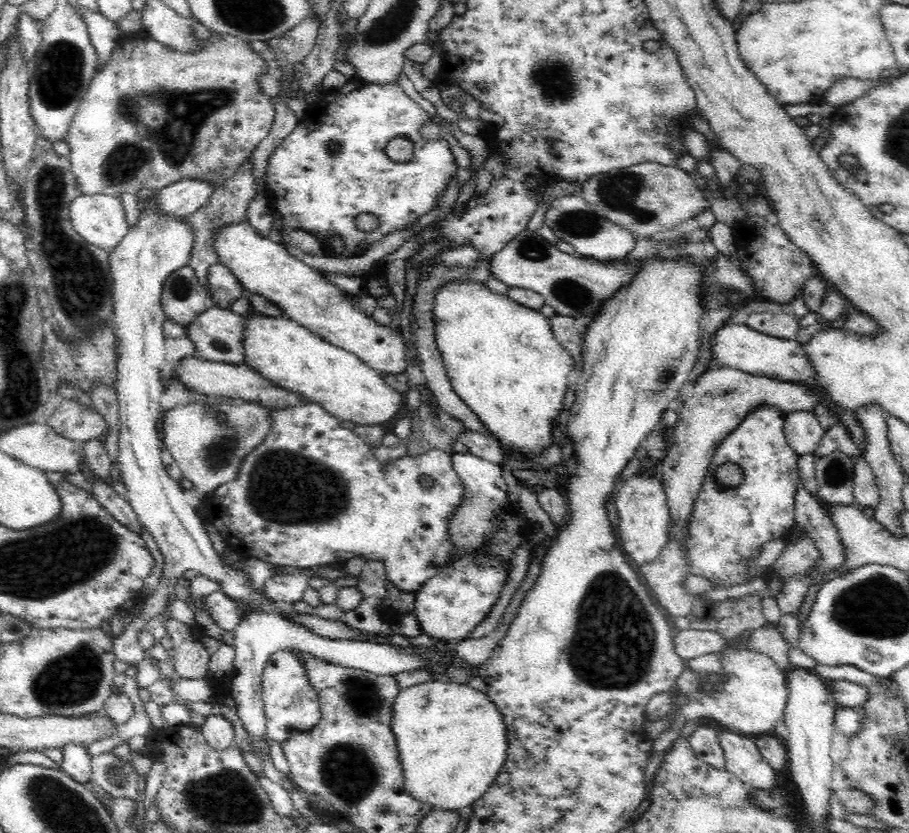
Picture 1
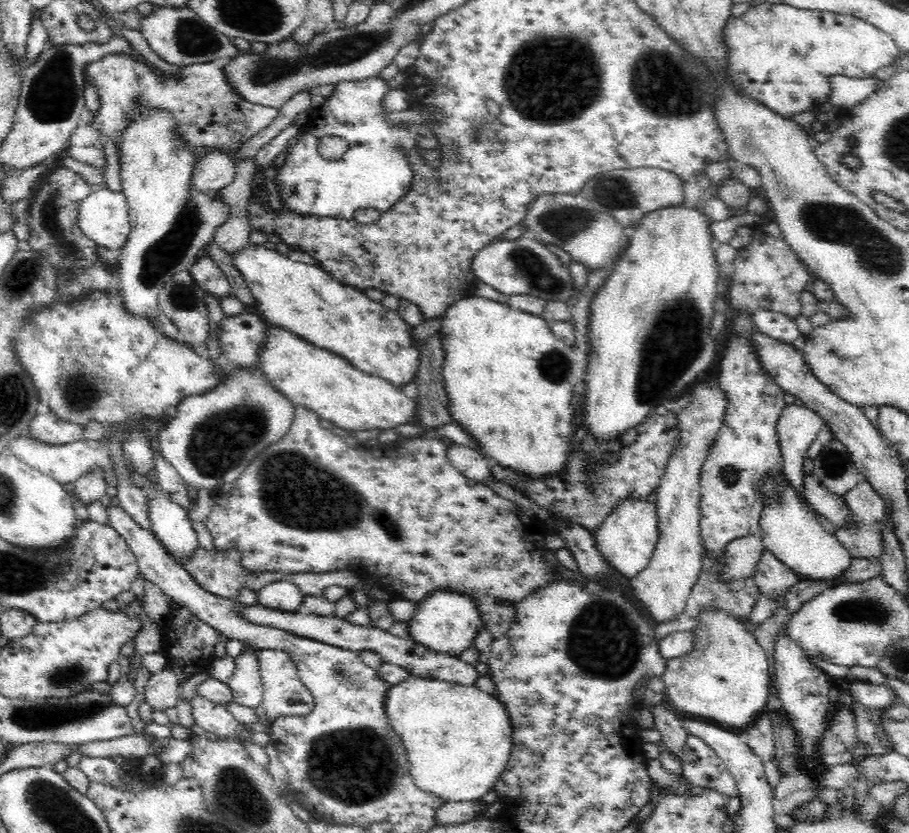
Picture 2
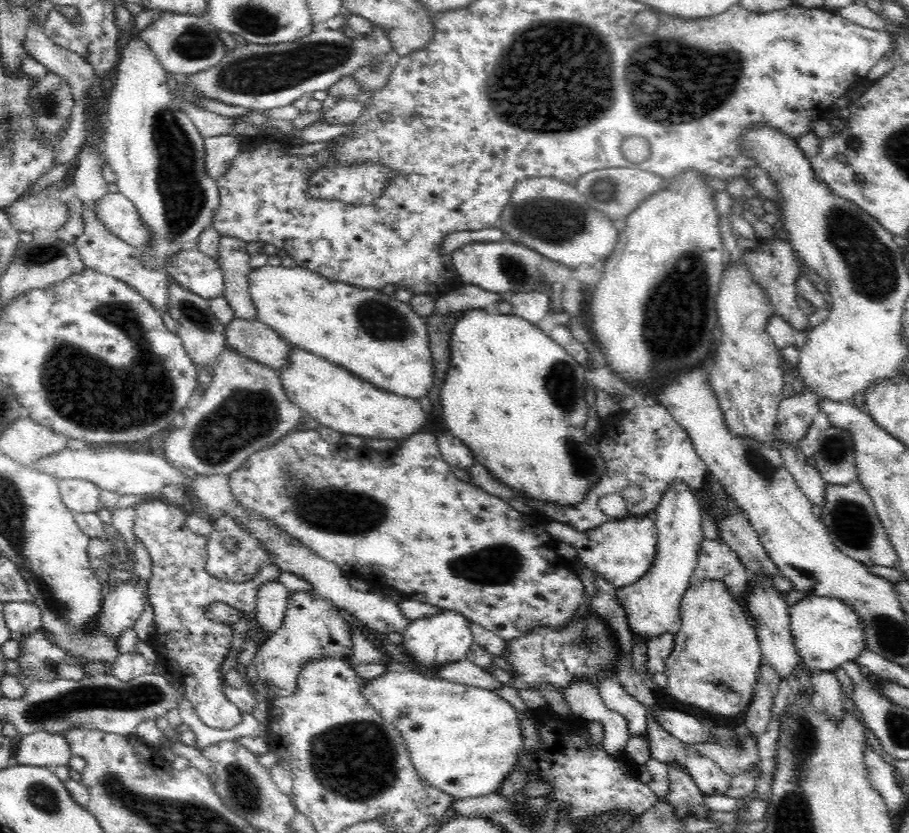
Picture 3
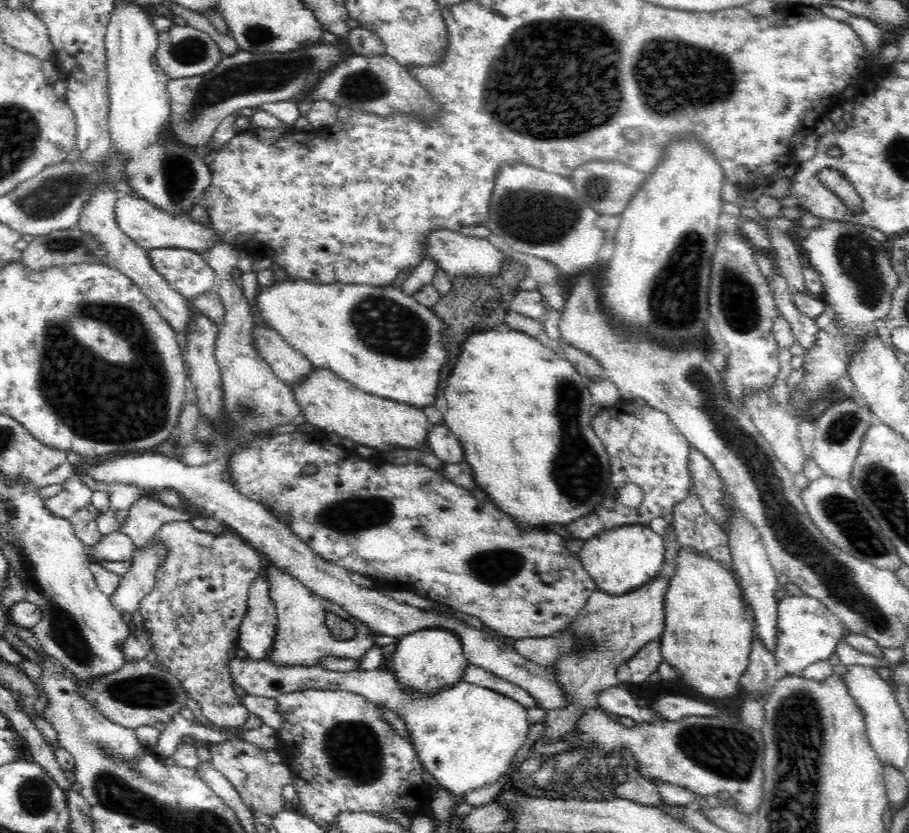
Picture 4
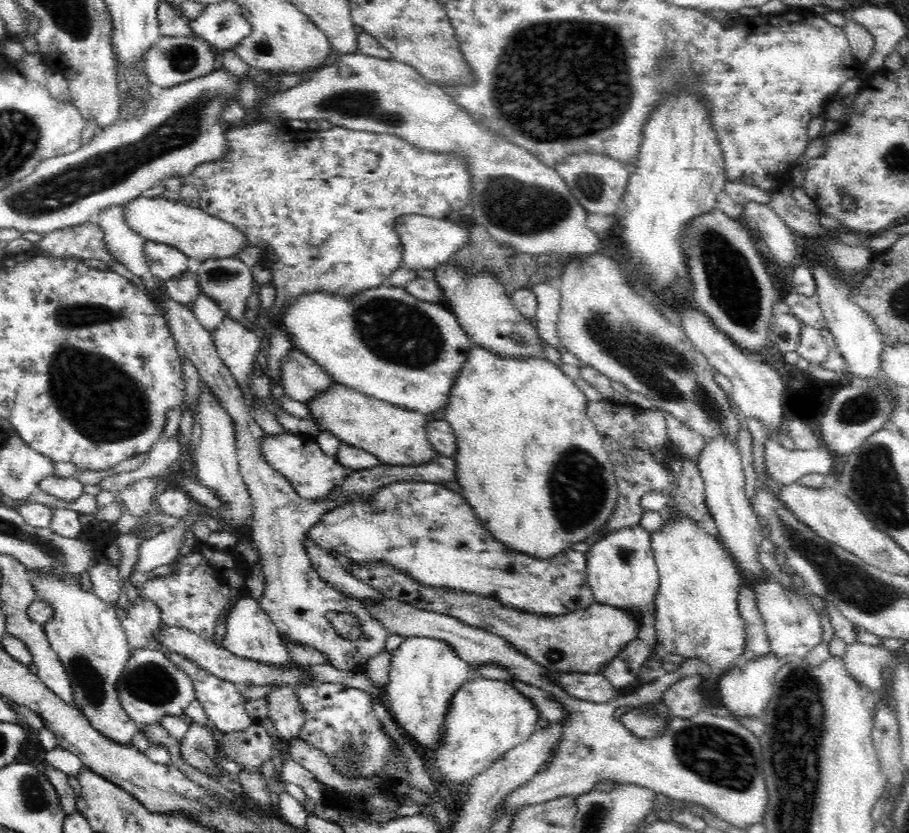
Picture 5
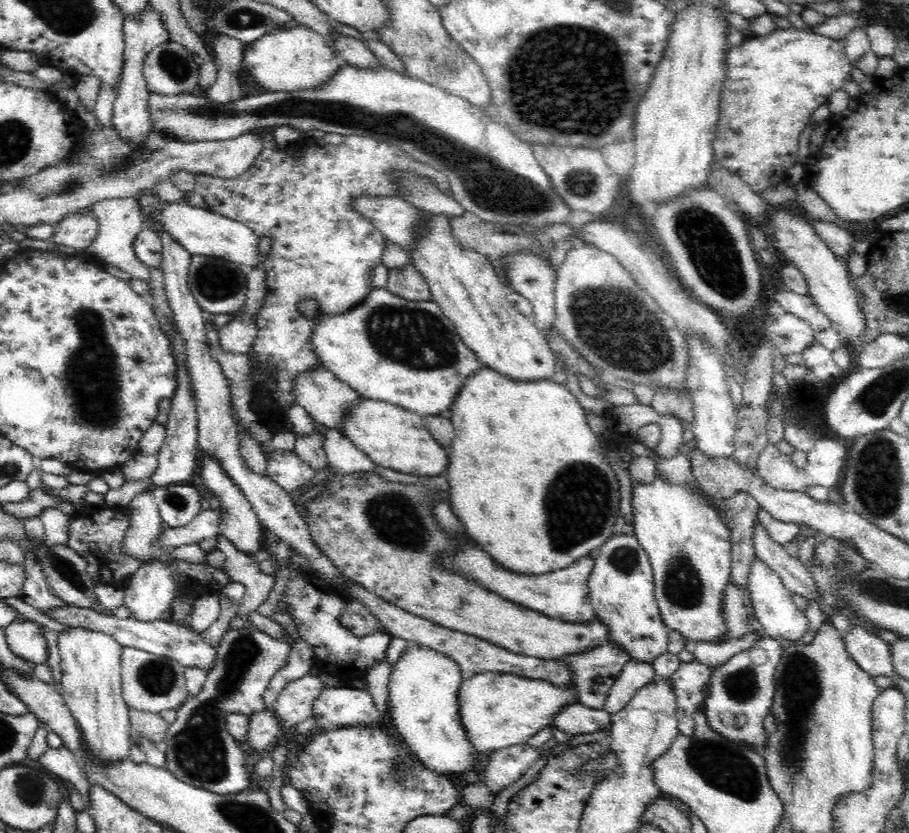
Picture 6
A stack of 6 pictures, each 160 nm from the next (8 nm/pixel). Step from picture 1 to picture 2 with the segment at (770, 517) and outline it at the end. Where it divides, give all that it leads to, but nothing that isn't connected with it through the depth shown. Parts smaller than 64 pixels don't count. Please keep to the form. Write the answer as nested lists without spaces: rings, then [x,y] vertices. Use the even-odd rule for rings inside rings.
[[[736,310],[734,330],[730,342],[720,362],[719,386],[729,399],[726,417],[722,429],[718,432],[710,454],[702,464],[700,474],[701,486],[701,526],[704,554],[716,556],[716,567],[724,563],[726,546],[736,538],[760,534],[760,514],[766,508],[765,496],[761,494],[758,484],[764,478],[785,476],[782,453],[778,444],[777,421],[786,408],[787,393],[770,375],[762,369],[749,336],[756,331],[753,325],[753,313]],[[728,467],[737,473],[735,483],[726,483],[721,474]]]

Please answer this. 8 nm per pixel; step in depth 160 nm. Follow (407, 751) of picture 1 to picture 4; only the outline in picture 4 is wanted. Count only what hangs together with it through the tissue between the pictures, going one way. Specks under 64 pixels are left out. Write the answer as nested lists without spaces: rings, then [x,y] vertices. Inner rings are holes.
[[[265,658],[228,660],[232,682],[248,695],[277,698],[287,692],[346,690],[367,698],[372,704],[389,708],[404,720],[409,740],[422,766],[434,776],[438,785],[452,794],[466,794],[490,786],[512,766],[516,752],[530,732],[527,707],[496,690],[458,681],[435,693],[414,693],[406,689],[390,667],[374,670],[356,669],[337,672],[321,666],[278,666]]]

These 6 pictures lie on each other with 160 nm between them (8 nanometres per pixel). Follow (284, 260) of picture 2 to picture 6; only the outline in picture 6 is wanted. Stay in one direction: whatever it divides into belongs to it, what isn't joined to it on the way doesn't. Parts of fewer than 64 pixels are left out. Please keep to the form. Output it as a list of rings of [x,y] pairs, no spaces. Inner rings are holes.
[[[386,288],[372,289],[360,304],[350,310],[338,314],[321,312],[313,321],[310,339],[321,367],[332,372],[363,398],[397,405],[422,418],[448,410],[458,398],[466,378],[483,368],[474,351],[468,348],[454,330],[452,322],[432,300],[410,301],[392,294]]]

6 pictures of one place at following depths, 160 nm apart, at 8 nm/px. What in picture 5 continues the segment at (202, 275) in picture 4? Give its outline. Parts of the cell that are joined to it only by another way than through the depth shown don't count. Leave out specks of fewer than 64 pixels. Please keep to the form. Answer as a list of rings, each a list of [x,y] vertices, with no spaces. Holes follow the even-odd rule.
[[[148,240],[144,244],[144,254],[152,274],[164,282],[172,278],[182,278],[189,269],[192,269],[190,257],[167,244]]]

